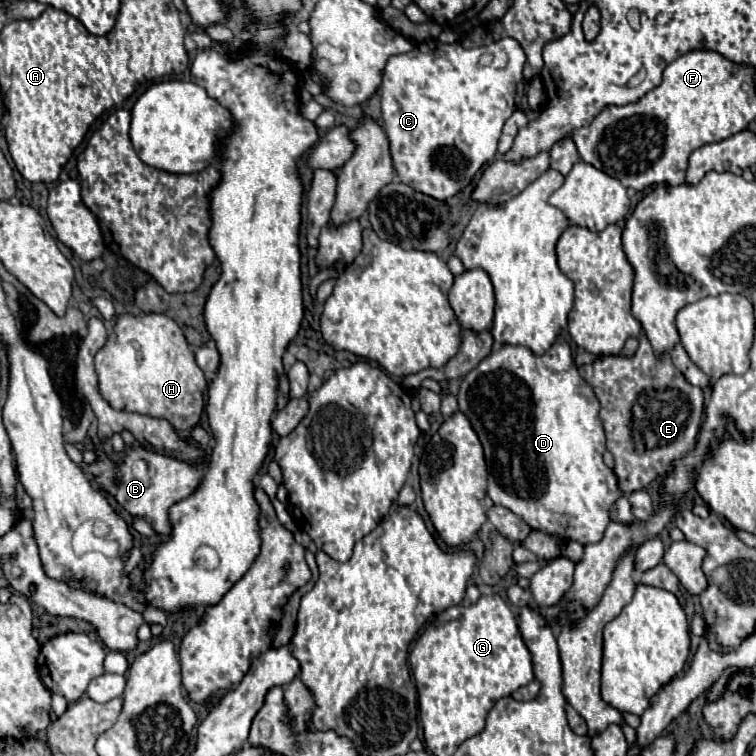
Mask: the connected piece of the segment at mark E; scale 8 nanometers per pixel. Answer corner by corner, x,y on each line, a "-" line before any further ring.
645,335
639,337
639,349
631,357
597,357
593,363
579,367
579,375
593,387
599,399
599,419
607,437
607,449
615,457
613,471
617,475
617,483
623,495
645,489
653,479
665,475
671,469
671,461
685,457
695,445
703,417
703,391
687,383
683,373
673,365
669,353
657,357

